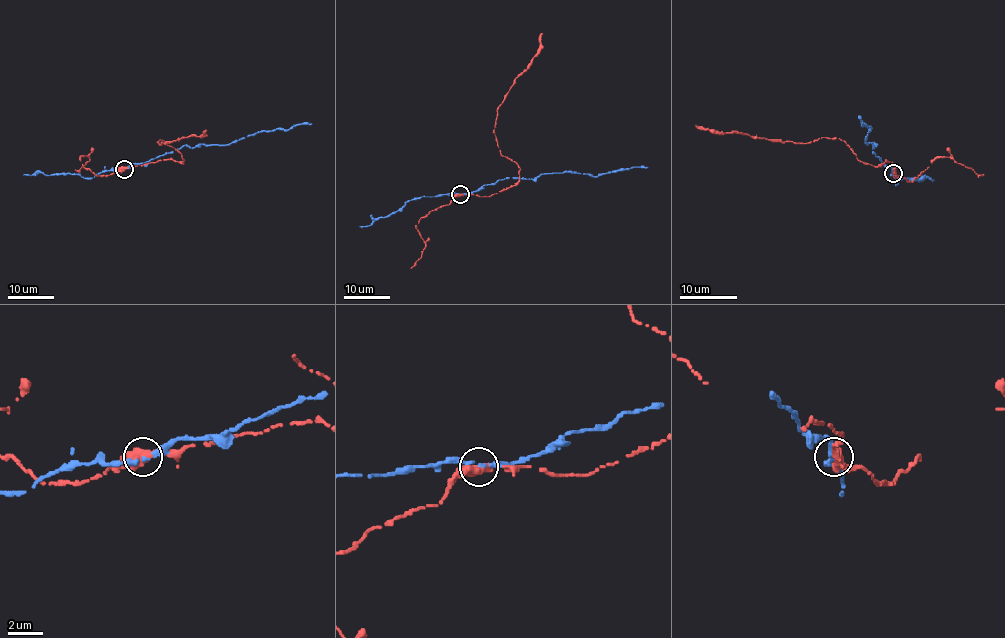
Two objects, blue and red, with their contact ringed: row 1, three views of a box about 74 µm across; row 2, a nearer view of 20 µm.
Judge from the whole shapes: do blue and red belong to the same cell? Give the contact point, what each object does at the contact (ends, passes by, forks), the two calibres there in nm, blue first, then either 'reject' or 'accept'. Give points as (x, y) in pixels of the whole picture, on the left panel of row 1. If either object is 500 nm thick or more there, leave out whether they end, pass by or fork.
place (124, 169); blue passes by; red passes by; calibres 180 and 480 nm; reject

